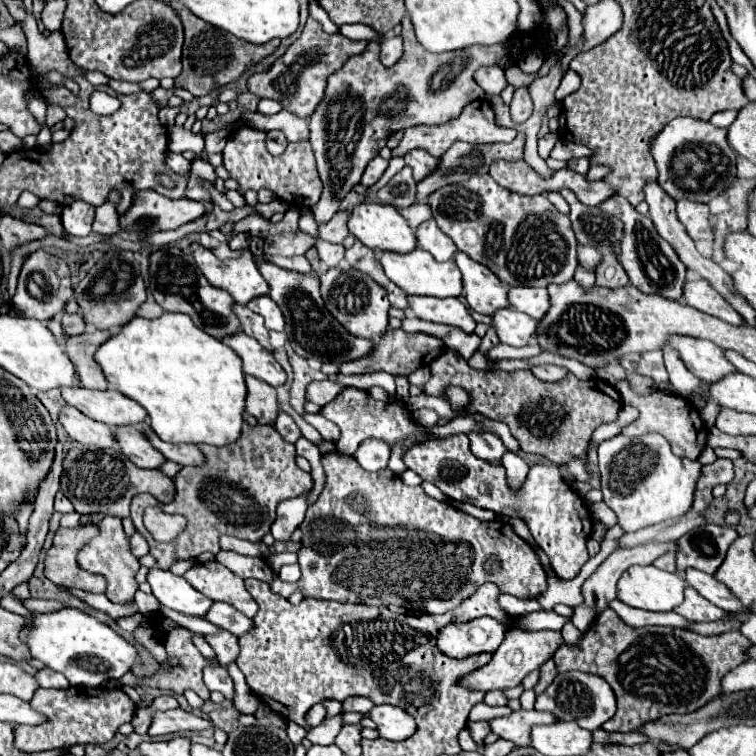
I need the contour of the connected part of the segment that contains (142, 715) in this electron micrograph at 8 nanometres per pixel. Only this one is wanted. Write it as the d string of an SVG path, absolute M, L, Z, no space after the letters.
M141 707L141 709L137 709L135 711L135 717L133 717L133 727L135 727L135 733L147 733L147 729L149 729L149 725L151 725L151 721L153 721L153 715L147 715L147 707Z

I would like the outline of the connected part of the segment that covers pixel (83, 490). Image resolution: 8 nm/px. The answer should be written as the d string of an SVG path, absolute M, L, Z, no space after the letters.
M71 447L63 459L61 491L67 499L71 499L77 511L107 513L123 519L129 515L129 503L137 493L151 493L165 503L173 499L175 485L159 469L141 469L115 449L89 451L83 447Z

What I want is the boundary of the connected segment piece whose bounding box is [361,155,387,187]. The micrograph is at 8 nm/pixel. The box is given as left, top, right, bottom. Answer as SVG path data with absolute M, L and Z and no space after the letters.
M379 155L373 157L373 159L369 161L369 165L367 165L363 177L361 177L361 185L365 185L365 187L373 185L373 183L383 175L385 169L387 169L387 161L385 161L383 157L379 157Z

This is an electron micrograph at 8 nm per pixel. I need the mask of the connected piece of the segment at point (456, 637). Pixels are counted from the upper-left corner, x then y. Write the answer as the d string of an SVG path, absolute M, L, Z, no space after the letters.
M479 617L469 623L447 625L439 631L437 645L449 657L469 657L477 653L493 653L501 645L507 627L493 617Z

